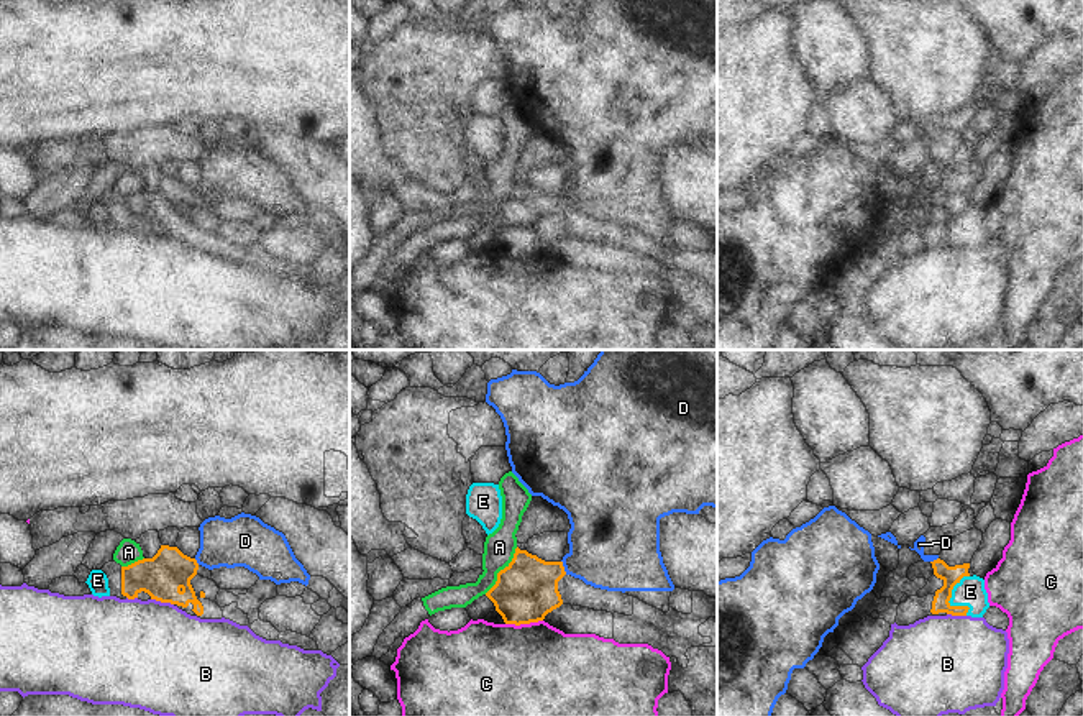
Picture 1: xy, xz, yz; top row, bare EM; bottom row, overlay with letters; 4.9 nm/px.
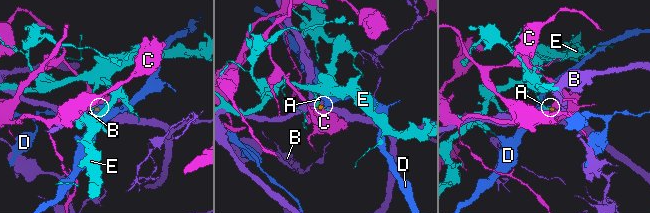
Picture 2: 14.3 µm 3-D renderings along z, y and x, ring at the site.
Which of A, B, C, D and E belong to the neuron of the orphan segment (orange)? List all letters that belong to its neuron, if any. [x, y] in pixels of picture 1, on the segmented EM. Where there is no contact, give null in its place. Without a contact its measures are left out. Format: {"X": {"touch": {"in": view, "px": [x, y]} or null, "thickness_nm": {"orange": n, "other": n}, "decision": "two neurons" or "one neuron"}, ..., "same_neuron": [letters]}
{"A": {"touch": {"in": "xz", "px": [501, 570]}, "thickness_nm": {"orange": 300, "other": 160}, "decision": "two neurons"}, "B": {"touch": {"in": "xy", "px": [163, 601]}, "thickness_nm": {"orange": 220, "other": 500}, "decision": "two neurons"}, "C": {"touch": {"in": "xz", "px": [524, 623]}, "thickness_nm": {"orange": 300, "other": 460}, "decision": "two neurons"}, "D": {"touch": {"in": "xz", "px": [563, 567]}, "thickness_nm": {"orange": 300, "other": 400}, "decision": "two neurons"}, "E": {"touch": {"in": "yz", "px": [949, 600]}, "thickness_nm": {"orange": 90, "other": 150}, "decision": "one neuron"}, "same_neuron": ["E"]}

